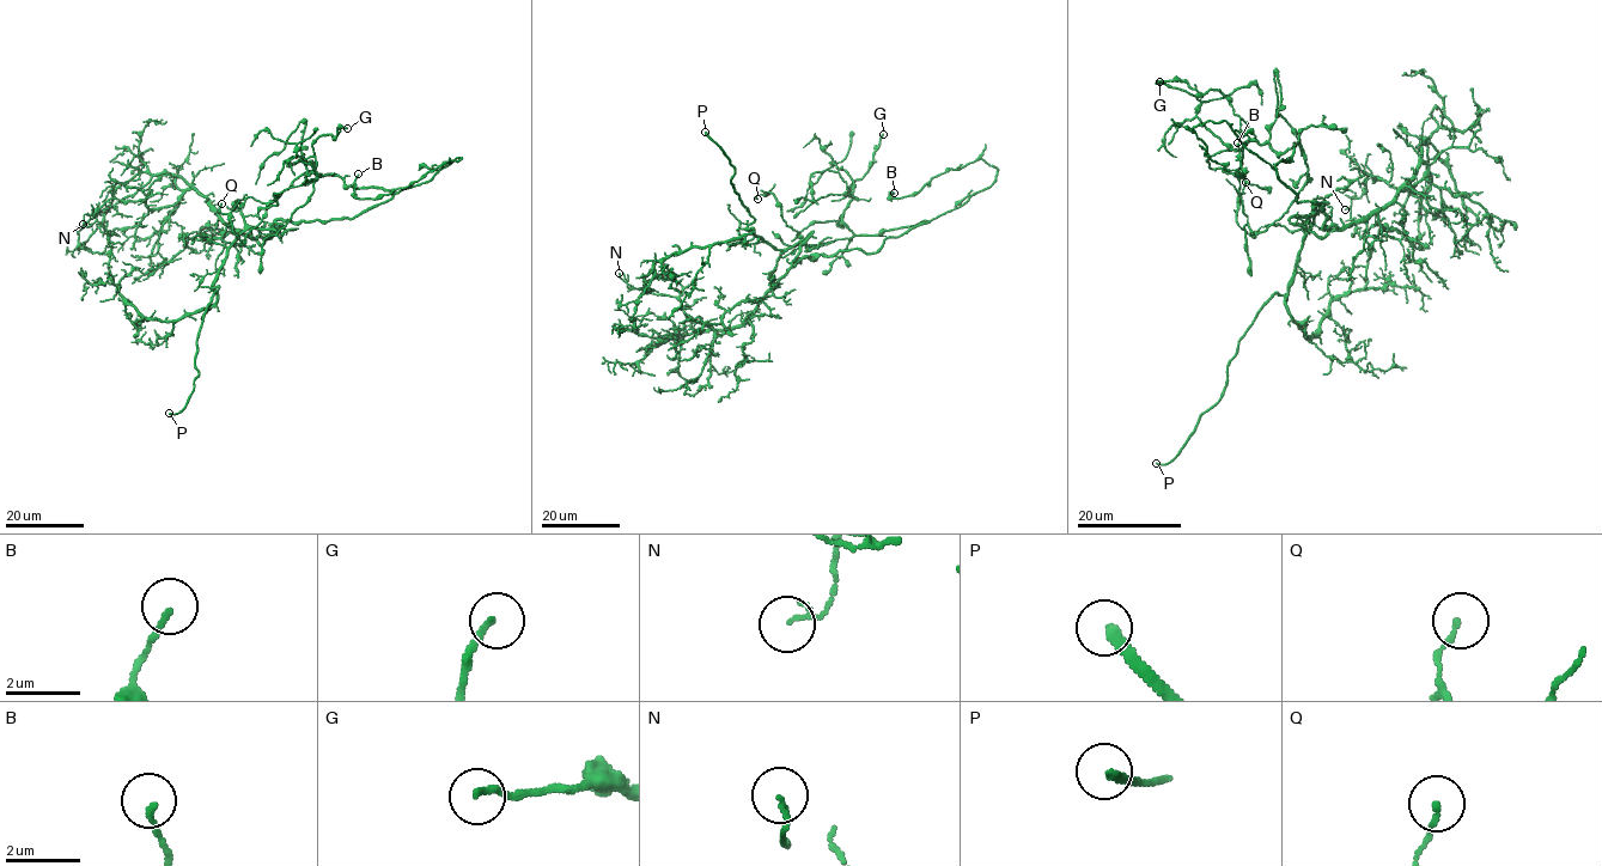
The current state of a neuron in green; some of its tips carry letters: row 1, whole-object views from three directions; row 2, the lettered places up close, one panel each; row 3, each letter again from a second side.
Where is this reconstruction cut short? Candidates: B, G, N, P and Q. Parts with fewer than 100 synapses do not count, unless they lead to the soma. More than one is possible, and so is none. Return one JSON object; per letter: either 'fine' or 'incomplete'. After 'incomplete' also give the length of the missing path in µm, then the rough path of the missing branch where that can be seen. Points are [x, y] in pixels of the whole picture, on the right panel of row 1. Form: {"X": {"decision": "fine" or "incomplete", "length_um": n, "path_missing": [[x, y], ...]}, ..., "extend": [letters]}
{"B": {"decision": "fine"}, "G": {"decision": "fine"}, "N": {"decision": "fine"}, "P": {"decision": "incomplete", "length_um": 40}, "Q": {"decision": "fine"}, "extend": ["P"]}

